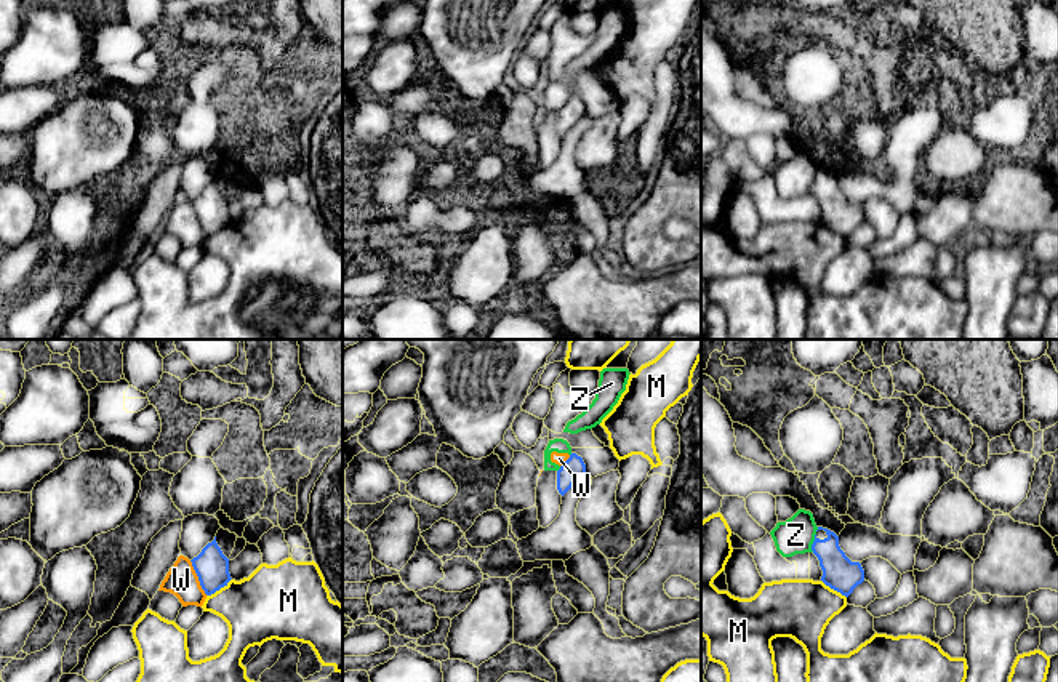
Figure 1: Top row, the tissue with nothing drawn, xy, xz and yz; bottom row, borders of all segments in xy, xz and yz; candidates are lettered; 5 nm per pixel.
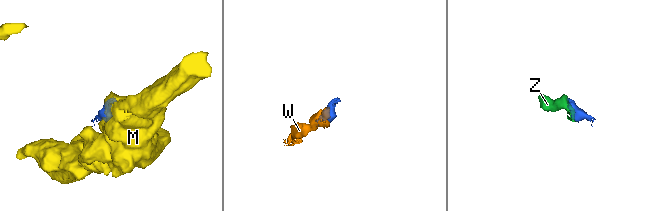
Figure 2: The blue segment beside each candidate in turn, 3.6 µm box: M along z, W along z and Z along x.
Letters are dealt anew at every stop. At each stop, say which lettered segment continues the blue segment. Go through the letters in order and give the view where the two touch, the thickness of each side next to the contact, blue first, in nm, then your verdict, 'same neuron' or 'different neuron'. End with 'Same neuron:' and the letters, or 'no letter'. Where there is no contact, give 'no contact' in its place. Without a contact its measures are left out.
M: contact in xy; calibres 170 and 340 nm; different neuron
W: contact in xy; calibres 170 and 160 nm; different neuron
Z: contact in yz; calibres 170 and 180 nm; different neuron
Same neuron: no letter

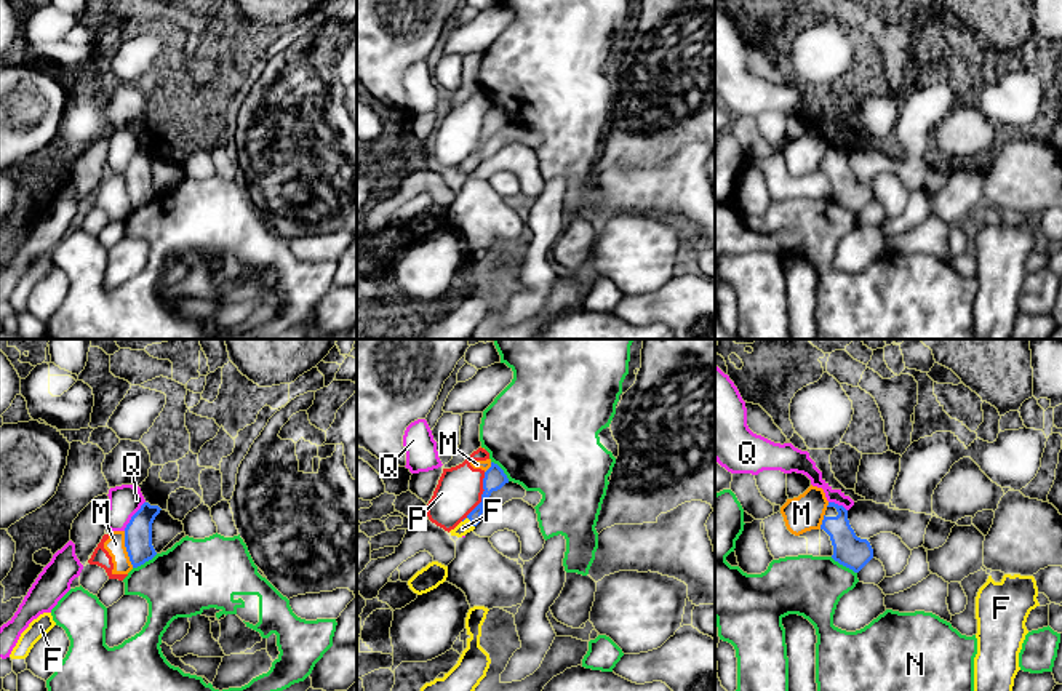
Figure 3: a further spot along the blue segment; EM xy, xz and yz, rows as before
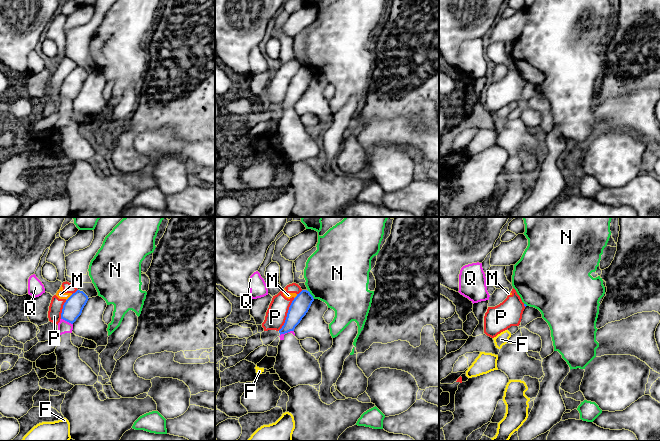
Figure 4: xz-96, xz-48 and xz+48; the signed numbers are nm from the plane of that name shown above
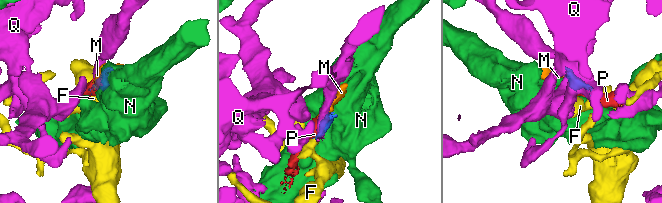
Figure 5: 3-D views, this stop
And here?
F: contact in xz; calibres 110 and 70 nm; same neuron
M: contact in xy; calibres 140 and 100 nm; different neuron
N: contact in yz; calibres 160 and 300 nm; different neuron
P: contact in xz; calibres 110 and 220 nm; different neuron
Q: contact in xy; calibres 140 and 160 nm; different neuron
Same neuron: F

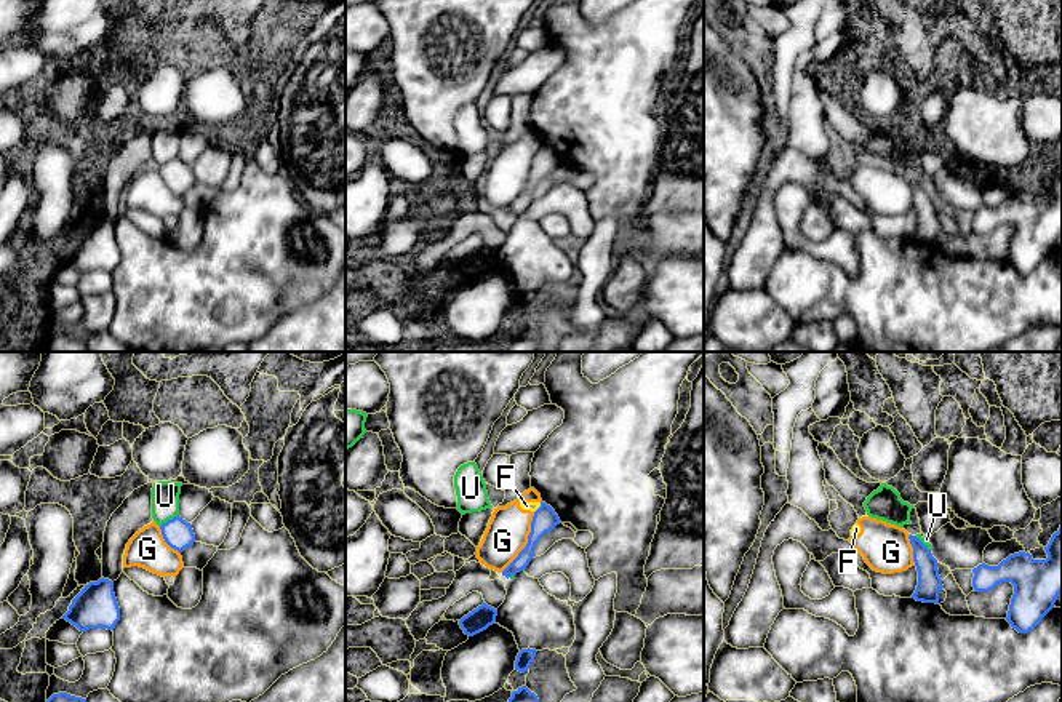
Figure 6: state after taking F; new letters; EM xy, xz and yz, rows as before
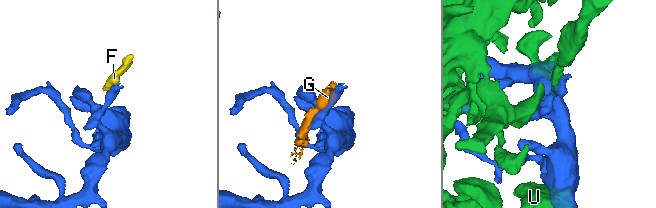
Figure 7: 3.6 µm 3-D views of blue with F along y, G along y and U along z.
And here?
F: contact in xz; calibres 120 and 50 nm; different neuron
G: contact in xz; calibres 120 and 220 nm; different neuron
U: contact in xy; calibres 150 and 140 nm; different neuron
Same neuron: no letter

